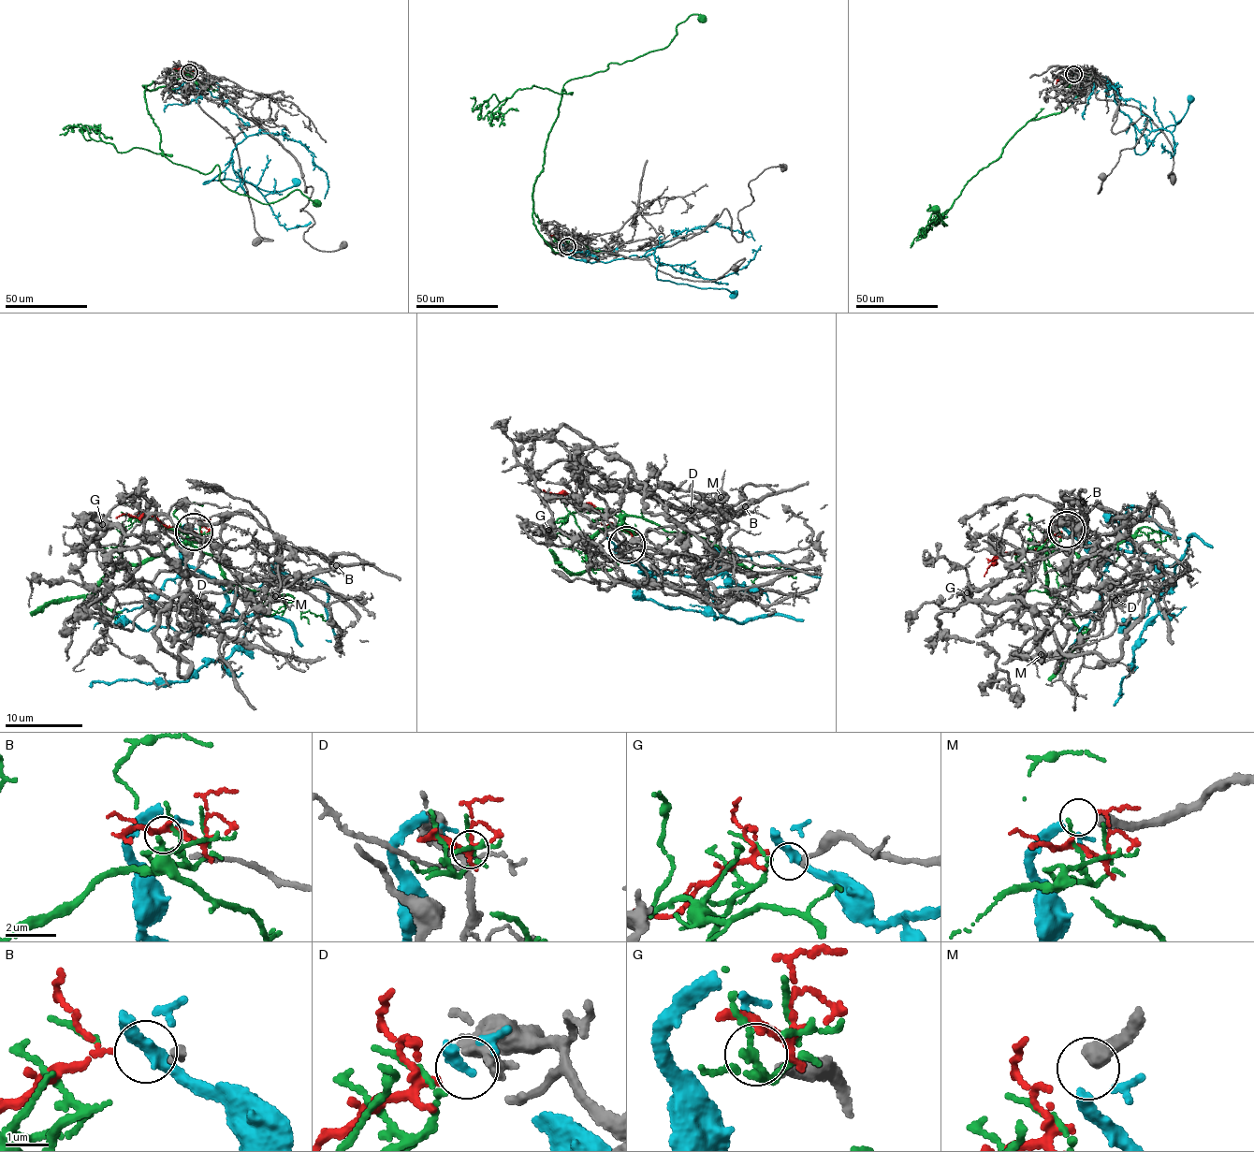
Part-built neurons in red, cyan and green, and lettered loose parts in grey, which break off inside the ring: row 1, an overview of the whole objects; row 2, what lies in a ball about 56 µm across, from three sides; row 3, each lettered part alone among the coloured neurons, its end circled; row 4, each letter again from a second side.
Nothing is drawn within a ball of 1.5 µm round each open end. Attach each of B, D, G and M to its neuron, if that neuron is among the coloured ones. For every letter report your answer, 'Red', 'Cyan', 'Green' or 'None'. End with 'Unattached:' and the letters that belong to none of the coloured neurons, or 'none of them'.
B: None
D: Red
G: None
M: Cyan
Unattached: B, G

